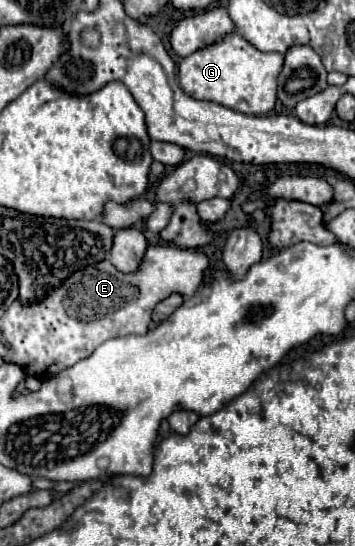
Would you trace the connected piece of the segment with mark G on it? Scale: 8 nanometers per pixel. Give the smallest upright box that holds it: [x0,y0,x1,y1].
[179,34,283,114]

